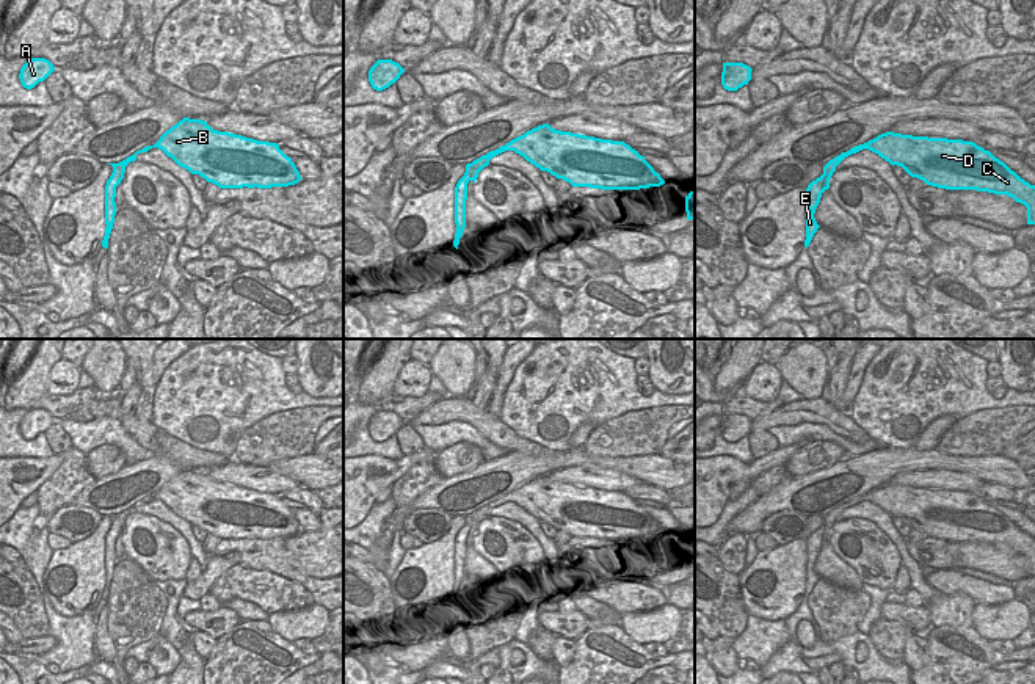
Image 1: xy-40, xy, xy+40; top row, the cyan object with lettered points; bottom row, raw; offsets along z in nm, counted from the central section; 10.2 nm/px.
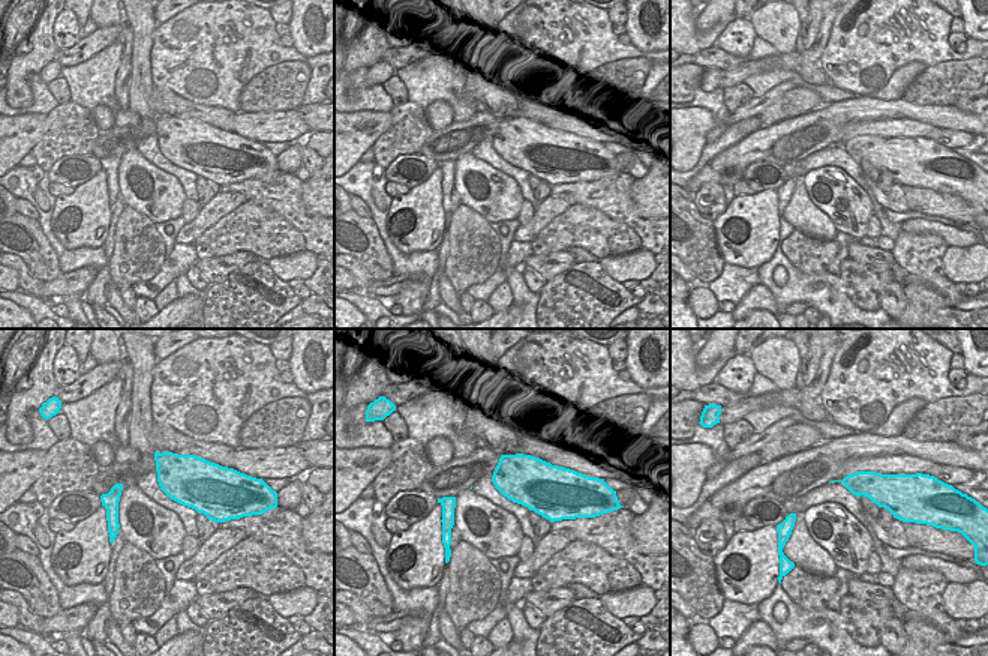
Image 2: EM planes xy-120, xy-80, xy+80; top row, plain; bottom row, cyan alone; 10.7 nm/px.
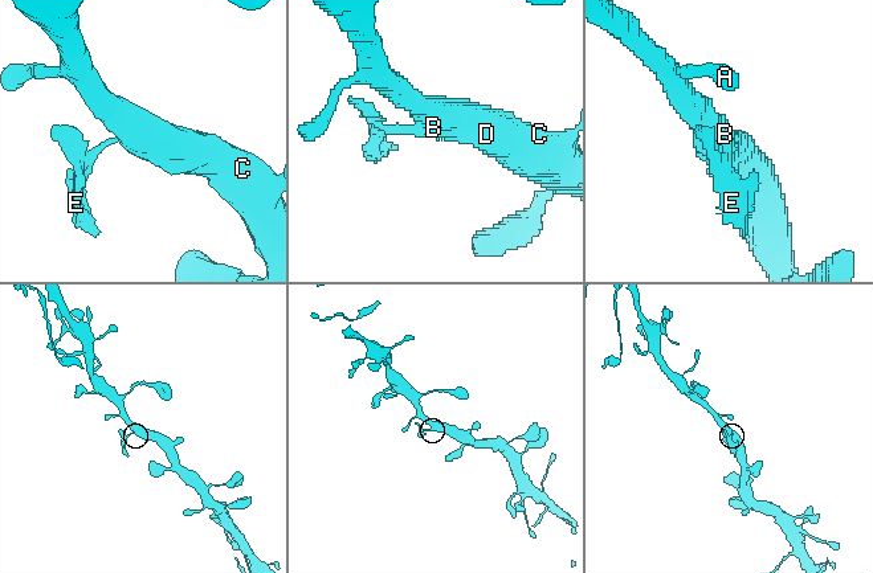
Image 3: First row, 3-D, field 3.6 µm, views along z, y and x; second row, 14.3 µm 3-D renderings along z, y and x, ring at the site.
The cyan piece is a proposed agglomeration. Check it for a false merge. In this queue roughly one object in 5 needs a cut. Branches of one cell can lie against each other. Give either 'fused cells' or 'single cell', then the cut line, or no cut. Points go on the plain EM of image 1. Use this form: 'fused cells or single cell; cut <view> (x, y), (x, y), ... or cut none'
single cell; cut none

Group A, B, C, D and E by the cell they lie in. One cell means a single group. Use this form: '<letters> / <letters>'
A B C D E

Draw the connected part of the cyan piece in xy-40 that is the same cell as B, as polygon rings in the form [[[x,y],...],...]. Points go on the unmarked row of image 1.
[[[183,469],[154,497],[146,497],[119,515],[108,515],[113,524],[105,537],[107,579],[102,591],[105,601],[116,566],[116,538],[124,530],[125,518],[135,513],[138,505],[152,499],[162,500],[179,518],[220,540],[289,538],[301,532],[295,515],[279,500],[279,496],[218,483],[205,472]]]

